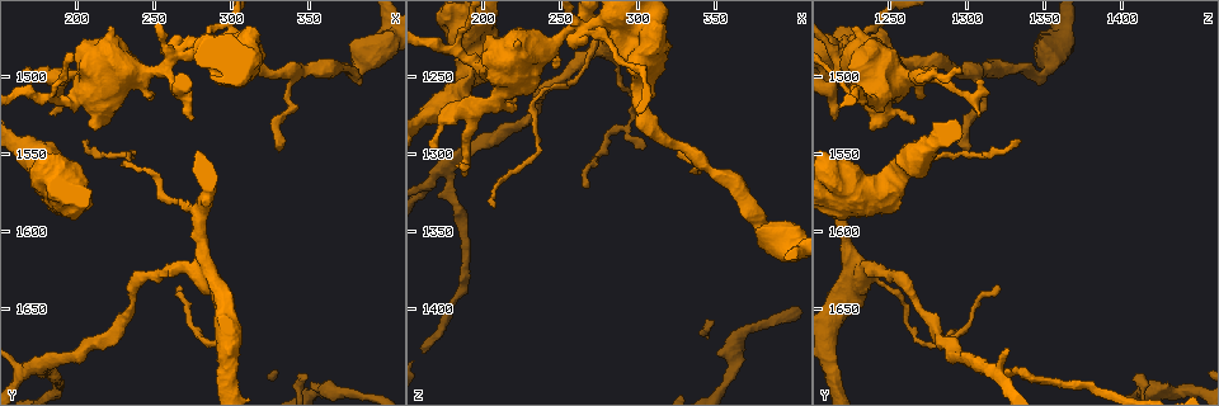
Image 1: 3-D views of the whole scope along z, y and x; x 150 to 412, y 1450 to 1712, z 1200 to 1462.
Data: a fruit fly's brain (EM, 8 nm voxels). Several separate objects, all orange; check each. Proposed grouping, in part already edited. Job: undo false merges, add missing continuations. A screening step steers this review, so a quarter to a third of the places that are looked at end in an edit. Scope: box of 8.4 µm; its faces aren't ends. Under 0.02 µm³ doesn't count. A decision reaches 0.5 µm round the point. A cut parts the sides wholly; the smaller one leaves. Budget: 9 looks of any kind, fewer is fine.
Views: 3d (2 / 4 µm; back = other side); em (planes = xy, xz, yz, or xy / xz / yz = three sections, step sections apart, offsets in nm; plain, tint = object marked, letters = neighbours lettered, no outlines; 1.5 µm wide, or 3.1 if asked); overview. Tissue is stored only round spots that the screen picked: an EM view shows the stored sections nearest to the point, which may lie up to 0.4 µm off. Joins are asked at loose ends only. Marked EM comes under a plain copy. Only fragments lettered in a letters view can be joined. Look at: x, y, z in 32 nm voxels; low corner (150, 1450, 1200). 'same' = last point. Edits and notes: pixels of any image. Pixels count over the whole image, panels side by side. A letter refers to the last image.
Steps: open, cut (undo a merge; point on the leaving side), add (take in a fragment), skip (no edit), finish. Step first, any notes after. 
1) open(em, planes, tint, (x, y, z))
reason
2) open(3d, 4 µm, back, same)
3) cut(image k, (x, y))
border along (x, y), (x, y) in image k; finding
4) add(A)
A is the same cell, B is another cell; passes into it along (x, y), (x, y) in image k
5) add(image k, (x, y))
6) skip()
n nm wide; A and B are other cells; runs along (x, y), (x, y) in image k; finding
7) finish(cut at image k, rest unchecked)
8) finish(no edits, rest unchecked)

open(em, xy, step 8, tint, (262, 1488, 1216))

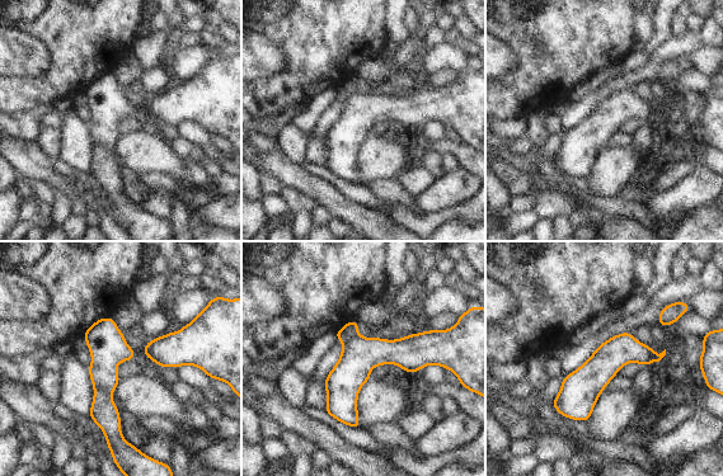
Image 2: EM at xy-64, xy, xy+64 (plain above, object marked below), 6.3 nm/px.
open(em, planes, letters, same)
cut it another way

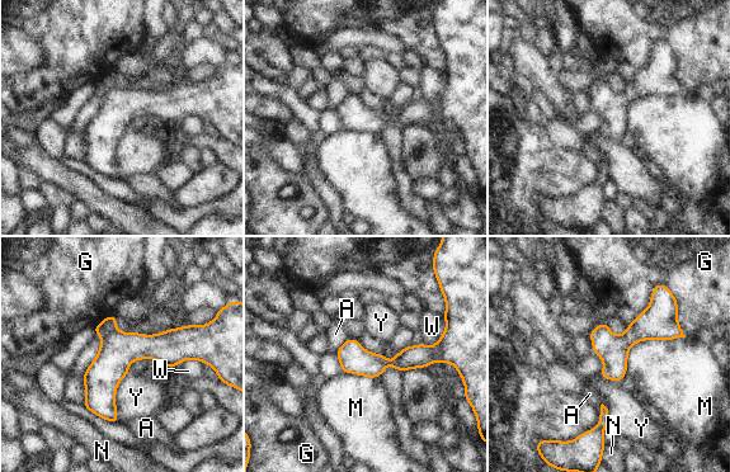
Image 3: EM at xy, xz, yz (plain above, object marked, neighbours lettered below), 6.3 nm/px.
skip()
180 nm wide; A, G, M, N, W and Y are other cells; border along (130, 372), (117, 387), (117, 423) in image 3; one cell here

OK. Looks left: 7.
open(3d, 4 µm, (212, 1534, 1236))

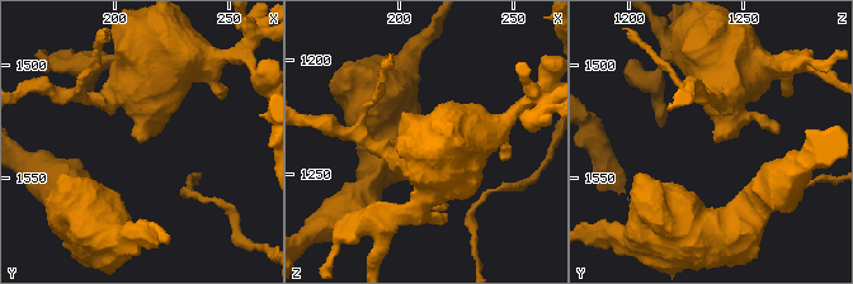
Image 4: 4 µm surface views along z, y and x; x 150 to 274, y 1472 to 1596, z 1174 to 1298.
open(em, yz, step 8, letters, (212, 1534, 1237))
need the tissue

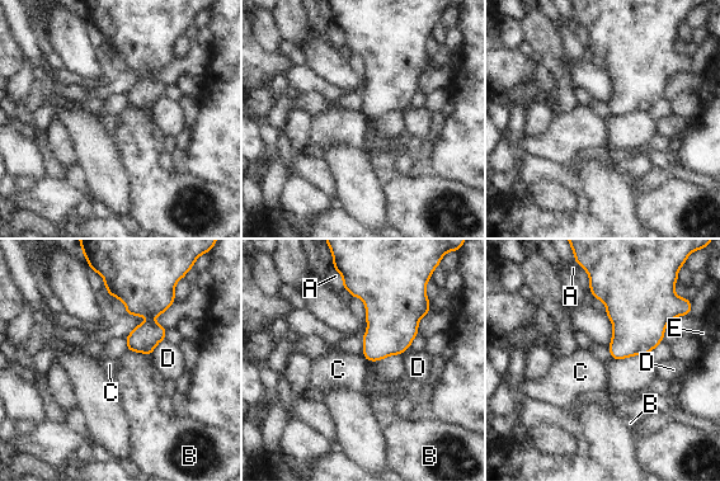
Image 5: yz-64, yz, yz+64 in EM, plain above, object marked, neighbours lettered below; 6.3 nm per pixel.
skip()
A, B, C, D and E are other cells; none of them fits

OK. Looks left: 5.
open(3d, 2 µm, (330, 1550, 1300))
branch stops here

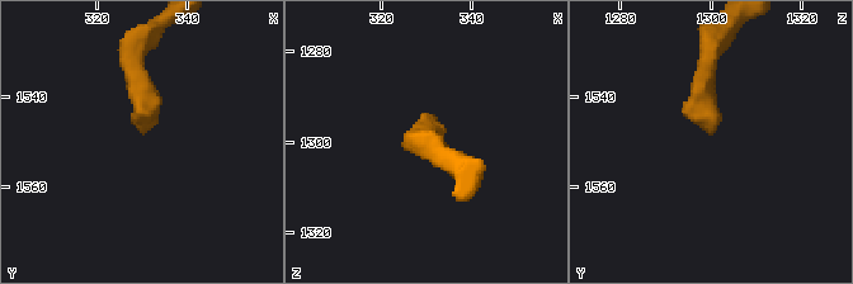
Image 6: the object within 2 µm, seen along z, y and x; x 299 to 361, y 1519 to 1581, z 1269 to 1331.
open(em, planes, letters, (331, 1549, 1300))

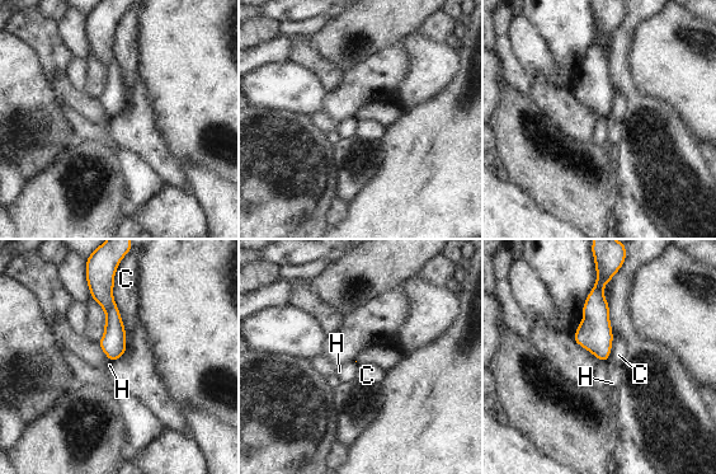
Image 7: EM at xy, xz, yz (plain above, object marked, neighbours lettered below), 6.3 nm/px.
skip()
C and H are other cells; none of them fits

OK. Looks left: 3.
open(em, xy, step 4, letters, (314, 1468, 1216))
thick end

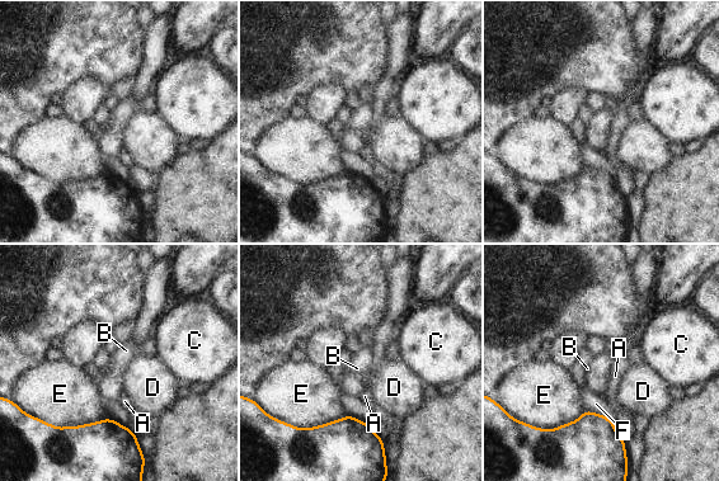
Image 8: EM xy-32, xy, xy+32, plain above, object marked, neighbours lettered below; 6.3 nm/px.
open(em, planes, letters, same)
cut it another way

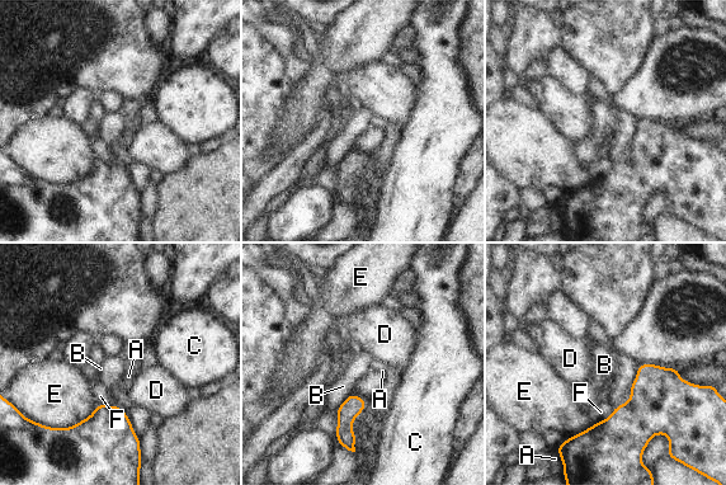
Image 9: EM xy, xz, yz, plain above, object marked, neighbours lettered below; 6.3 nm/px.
skip()
A, B, C, D, E and F are other cells; border along (353, 391), (336, 408) in image 9; no lettered fragment goes on from it

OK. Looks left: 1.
finish(no edits, rest unchecked)

